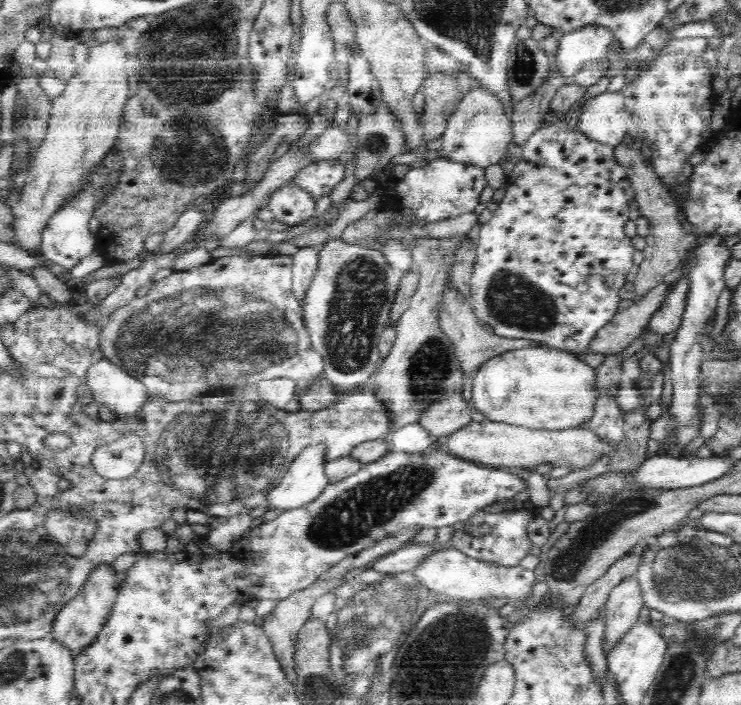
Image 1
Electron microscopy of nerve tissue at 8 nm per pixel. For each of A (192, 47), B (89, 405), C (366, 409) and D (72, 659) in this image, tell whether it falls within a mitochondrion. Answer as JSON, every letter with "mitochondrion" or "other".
{"A":"mitochondrion","B":"other","C":"other","D":"other"}

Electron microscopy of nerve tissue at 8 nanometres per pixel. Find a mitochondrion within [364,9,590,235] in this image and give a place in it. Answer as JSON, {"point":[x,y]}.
{"point":[524,70]}

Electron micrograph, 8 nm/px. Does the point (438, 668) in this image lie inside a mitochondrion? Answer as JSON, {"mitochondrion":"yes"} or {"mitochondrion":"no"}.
{"mitochondrion":"yes"}

